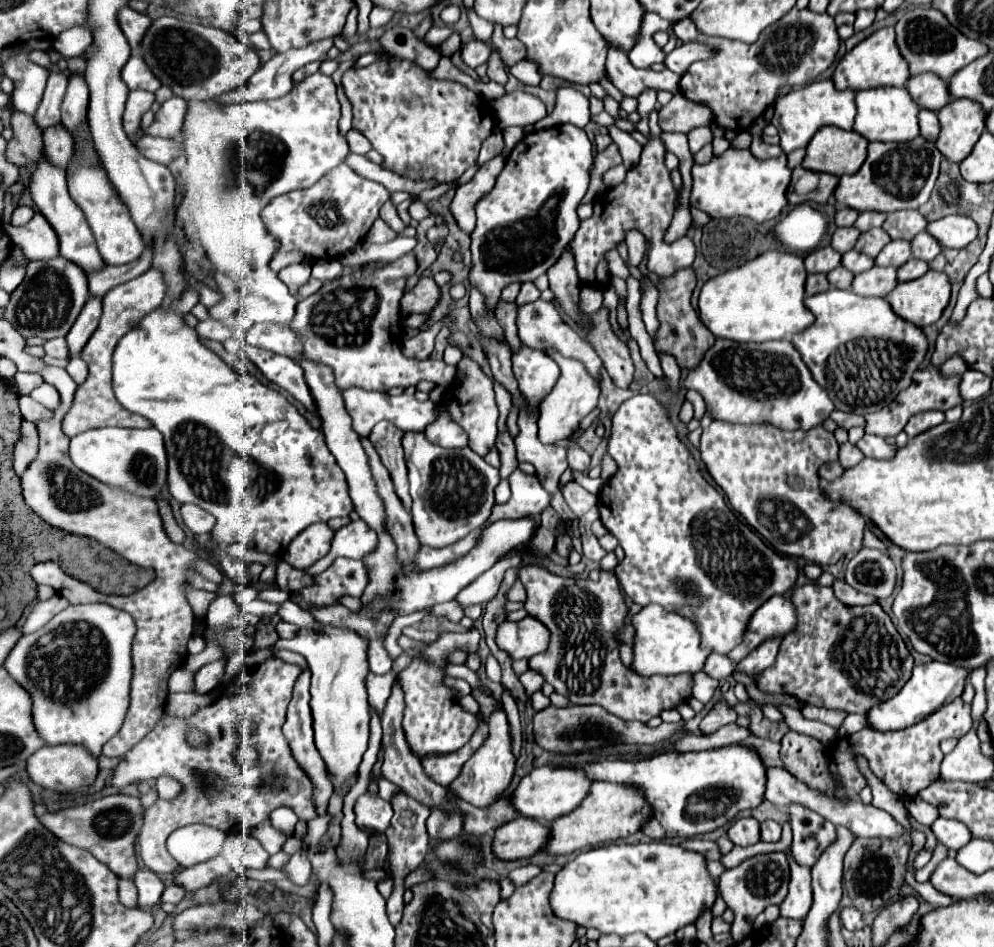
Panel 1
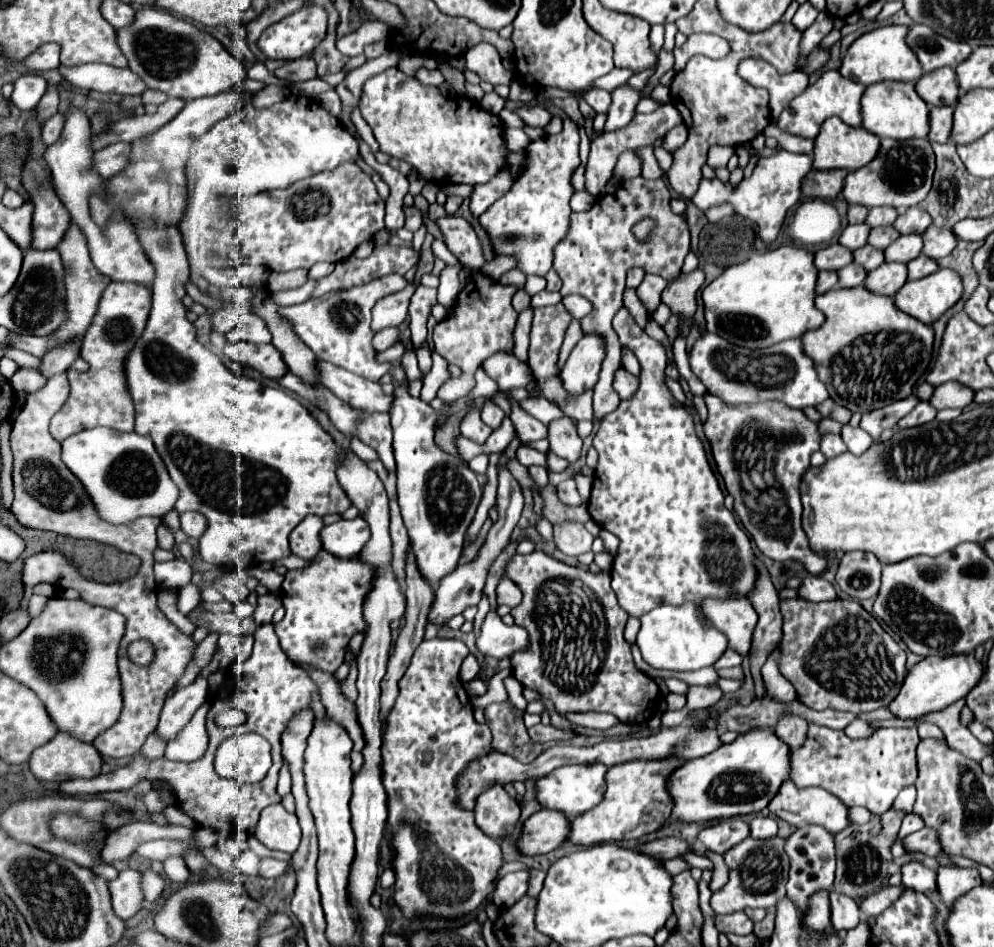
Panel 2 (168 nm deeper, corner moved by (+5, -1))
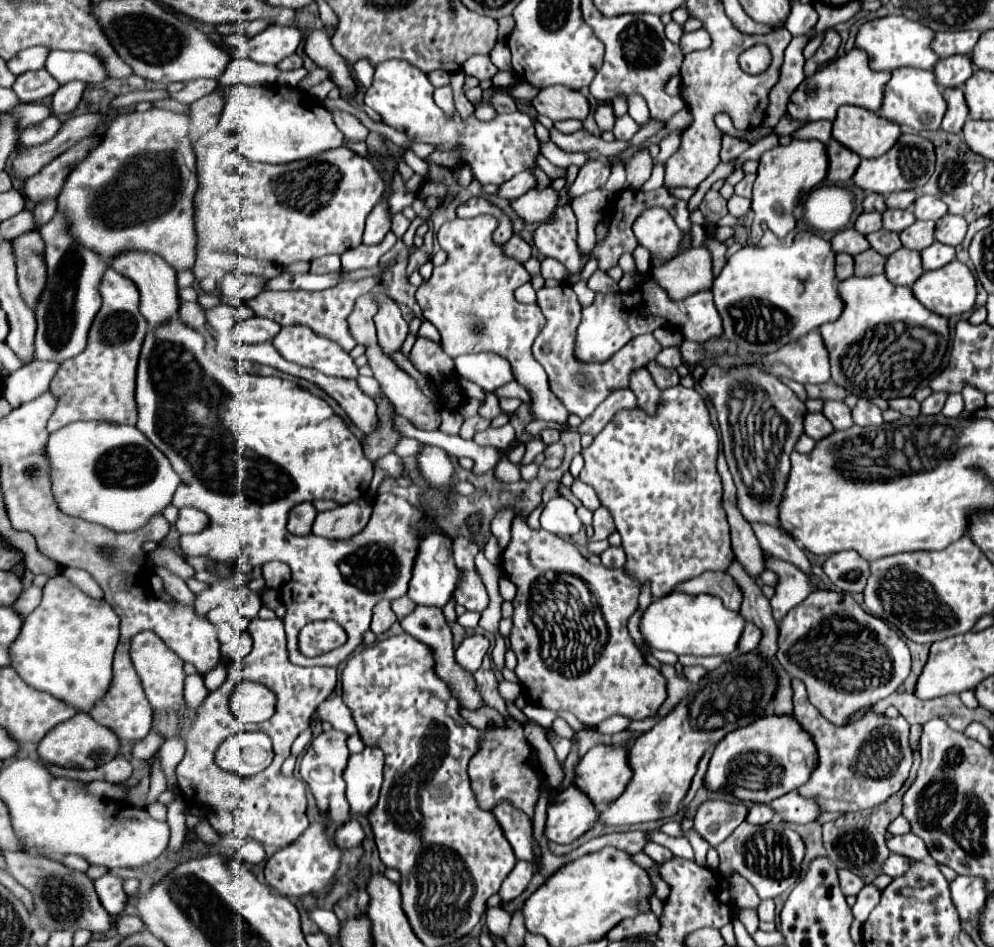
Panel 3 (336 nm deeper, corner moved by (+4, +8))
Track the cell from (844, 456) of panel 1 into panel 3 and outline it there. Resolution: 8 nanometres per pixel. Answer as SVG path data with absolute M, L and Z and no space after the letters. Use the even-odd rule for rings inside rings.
M807 414L803 424L805 424L805 434L811 436L813 440L821 440L833 434L833 426L823 414Z

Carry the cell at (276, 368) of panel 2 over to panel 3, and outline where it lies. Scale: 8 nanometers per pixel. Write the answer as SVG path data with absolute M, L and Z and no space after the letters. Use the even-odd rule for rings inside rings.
M251 318L251 320L241 320L233 326L231 336L235 342L273 342L273 334L277 334L277 330L281 330L279 324L275 324L273 320L267 318Z

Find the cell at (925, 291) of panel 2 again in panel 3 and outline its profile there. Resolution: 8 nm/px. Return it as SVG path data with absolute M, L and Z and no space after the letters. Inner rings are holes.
M959 260L925 272L911 290L927 310L945 318L971 310L977 294L973 272Z

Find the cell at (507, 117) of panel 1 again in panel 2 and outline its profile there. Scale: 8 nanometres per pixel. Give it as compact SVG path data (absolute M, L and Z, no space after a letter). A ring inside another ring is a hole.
M540 105L522 107L522 109L518 109L518 115L526 121L526 125L532 125L532 127L546 127L550 123L550 119L552 119L552 113L548 113Z

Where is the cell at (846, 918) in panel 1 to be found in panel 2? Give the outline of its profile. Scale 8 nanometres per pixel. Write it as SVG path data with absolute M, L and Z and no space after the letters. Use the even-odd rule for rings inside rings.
M838 891L830 893L830 907L832 907L832 925L834 929L852 929L860 923L860 909L858 903L848 897L842 895Z

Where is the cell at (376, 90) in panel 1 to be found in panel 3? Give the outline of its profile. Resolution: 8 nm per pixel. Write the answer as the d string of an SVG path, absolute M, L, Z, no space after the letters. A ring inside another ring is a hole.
M389 60L375 66L373 82L365 94L365 106L373 108L381 116L383 124L407 134L415 142L431 144L439 152L457 150L461 154L463 164L471 168L473 176L481 184L499 186L517 172L535 166L535 156L539 154L539 140L535 138L533 118L519 110L513 114L497 114L489 122L475 118L475 114L463 120L459 112L449 118L435 104L433 90L435 88L427 80L425 72L403 60Z

